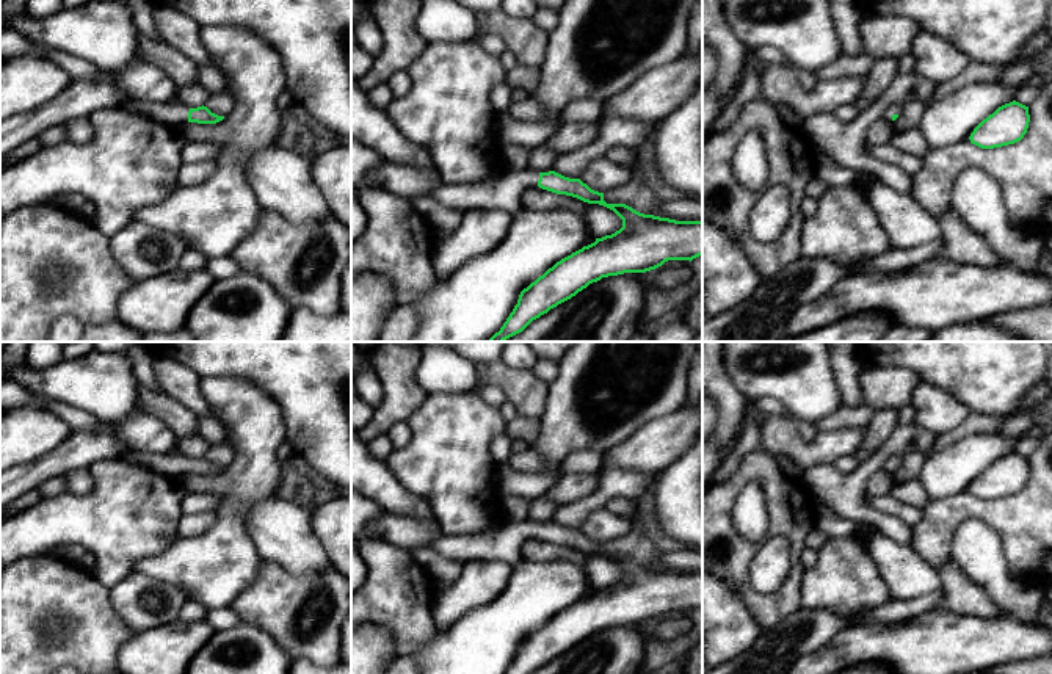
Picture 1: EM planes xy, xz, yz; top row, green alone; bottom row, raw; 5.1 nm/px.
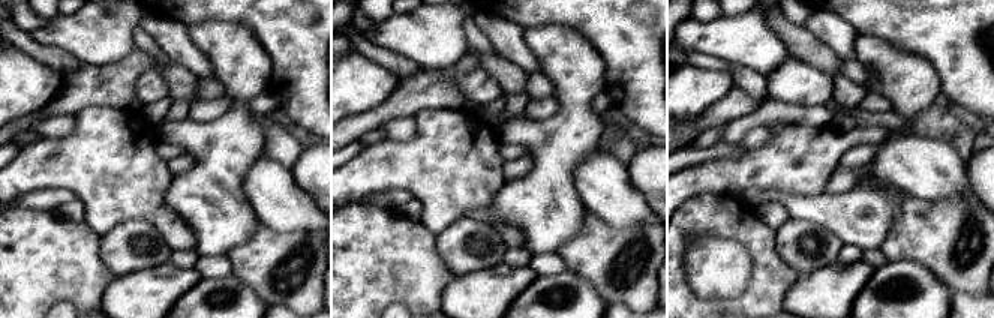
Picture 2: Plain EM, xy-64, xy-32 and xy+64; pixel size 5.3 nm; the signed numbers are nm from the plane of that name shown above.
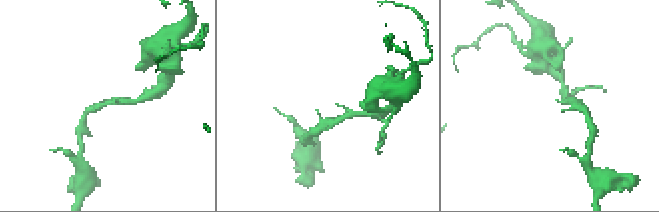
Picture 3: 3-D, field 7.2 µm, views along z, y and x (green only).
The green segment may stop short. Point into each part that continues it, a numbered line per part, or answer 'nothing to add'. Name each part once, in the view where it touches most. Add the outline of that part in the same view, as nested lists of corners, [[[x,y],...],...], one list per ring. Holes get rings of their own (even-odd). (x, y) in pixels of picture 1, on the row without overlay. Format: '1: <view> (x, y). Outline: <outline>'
1: xy (174, 466). Outline: [[[132,450],[116,459],[146,467],[172,480],[185,477],[188,473],[188,462],[190,462],[190,458],[172,451],[140,453]]]

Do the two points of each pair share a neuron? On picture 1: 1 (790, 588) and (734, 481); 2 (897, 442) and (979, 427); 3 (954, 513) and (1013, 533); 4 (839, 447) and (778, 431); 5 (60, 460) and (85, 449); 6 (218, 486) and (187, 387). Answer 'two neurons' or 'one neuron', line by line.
1: one neuron
2: two neurons
3: one neuron
4: one neuron
5: one neuron
6: two neurons

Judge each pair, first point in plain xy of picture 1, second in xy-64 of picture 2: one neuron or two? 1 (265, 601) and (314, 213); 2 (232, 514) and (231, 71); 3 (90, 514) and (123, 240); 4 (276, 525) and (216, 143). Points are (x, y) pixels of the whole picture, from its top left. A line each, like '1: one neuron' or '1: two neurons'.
1: two neurons
2: one neuron
3: two neurons
4: two neurons

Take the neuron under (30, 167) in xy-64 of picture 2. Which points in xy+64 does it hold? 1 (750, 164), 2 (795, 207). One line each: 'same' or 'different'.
1: same
2: different

